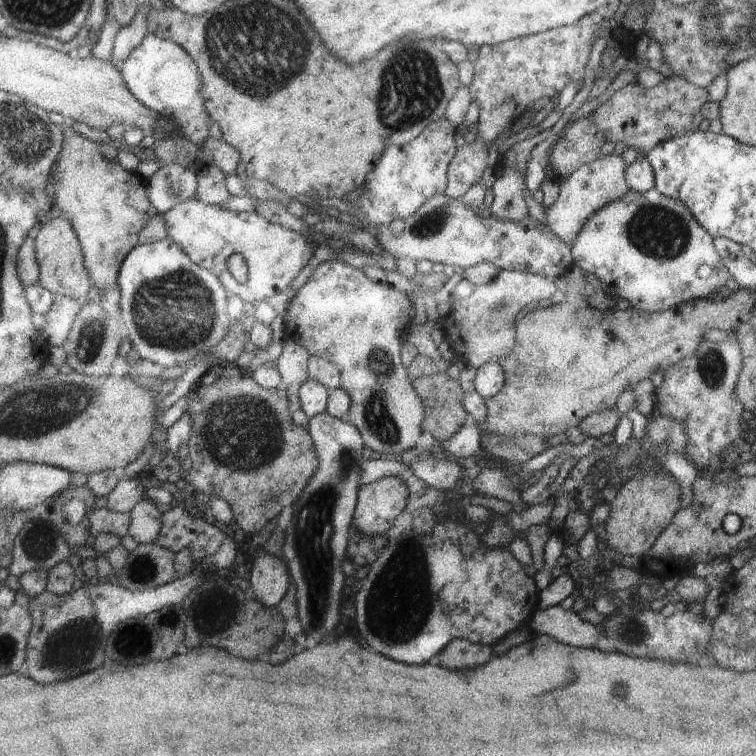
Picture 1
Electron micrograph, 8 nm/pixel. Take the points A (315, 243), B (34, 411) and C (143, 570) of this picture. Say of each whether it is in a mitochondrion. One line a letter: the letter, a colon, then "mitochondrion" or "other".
A: other
B: mitochondrion
C: mitochondrion

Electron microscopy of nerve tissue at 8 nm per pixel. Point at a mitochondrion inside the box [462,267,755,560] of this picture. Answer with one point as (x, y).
(712, 369)

